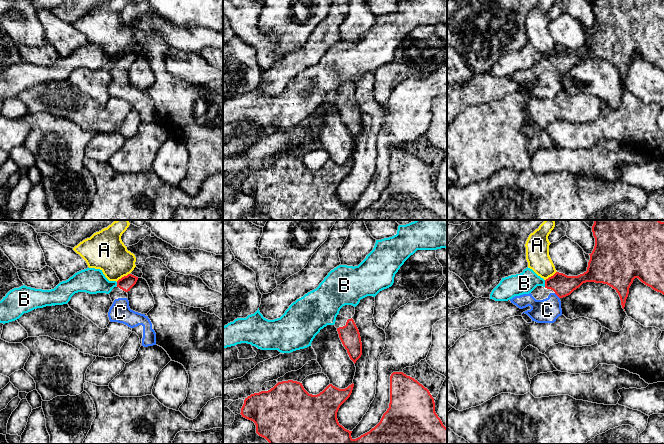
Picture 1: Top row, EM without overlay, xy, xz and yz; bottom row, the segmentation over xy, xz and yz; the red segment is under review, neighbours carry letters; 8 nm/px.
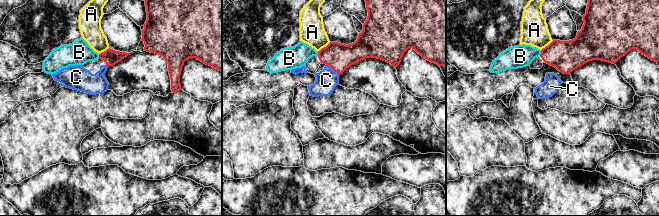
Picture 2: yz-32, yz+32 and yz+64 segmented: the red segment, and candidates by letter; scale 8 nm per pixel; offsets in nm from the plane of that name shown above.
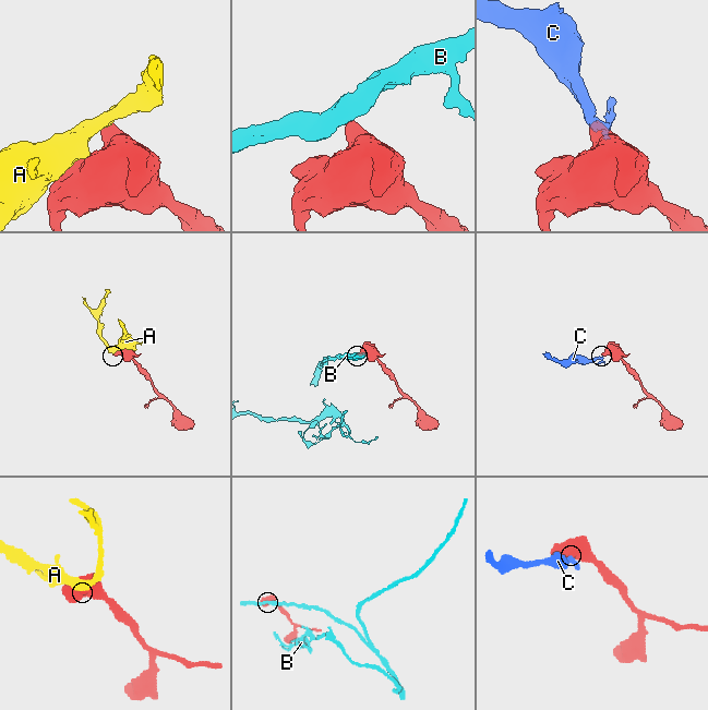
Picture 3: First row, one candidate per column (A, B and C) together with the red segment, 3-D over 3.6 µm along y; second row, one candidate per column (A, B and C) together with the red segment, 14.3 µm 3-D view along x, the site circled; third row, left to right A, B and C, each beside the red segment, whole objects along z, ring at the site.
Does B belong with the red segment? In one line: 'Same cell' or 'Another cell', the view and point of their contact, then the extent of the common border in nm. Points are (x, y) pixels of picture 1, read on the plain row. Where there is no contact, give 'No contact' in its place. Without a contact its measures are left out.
Another cell. Touches red at yz (545, 59). Shared border 60 nm

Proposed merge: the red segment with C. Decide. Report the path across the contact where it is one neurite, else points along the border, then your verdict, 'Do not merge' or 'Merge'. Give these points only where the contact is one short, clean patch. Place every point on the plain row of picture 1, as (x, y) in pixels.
Path across: yz (563, 61), (557, 71), (547, 86). Merge

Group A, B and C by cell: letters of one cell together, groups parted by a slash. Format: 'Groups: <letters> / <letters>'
Groups: A / B / C

